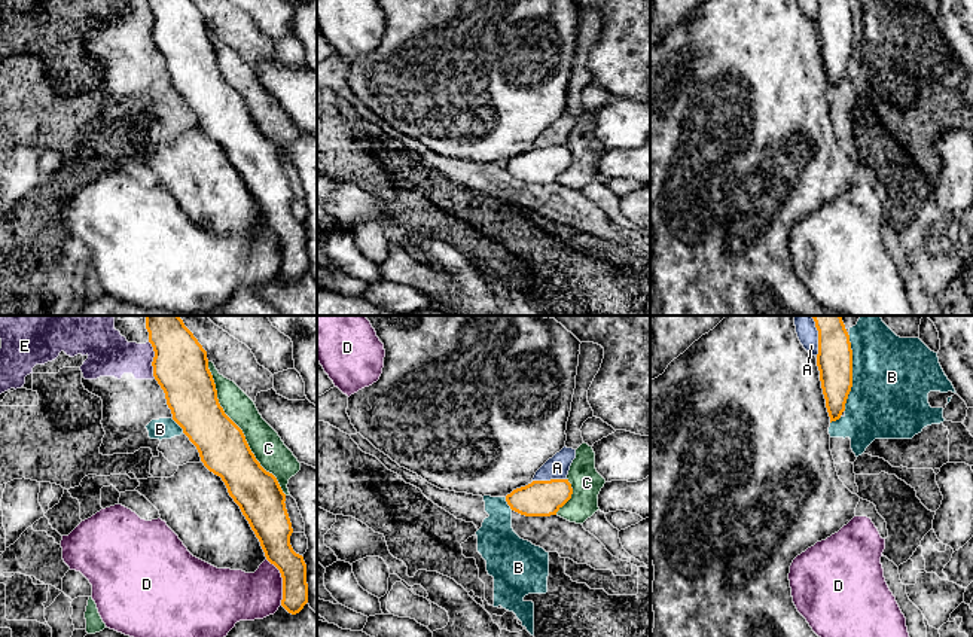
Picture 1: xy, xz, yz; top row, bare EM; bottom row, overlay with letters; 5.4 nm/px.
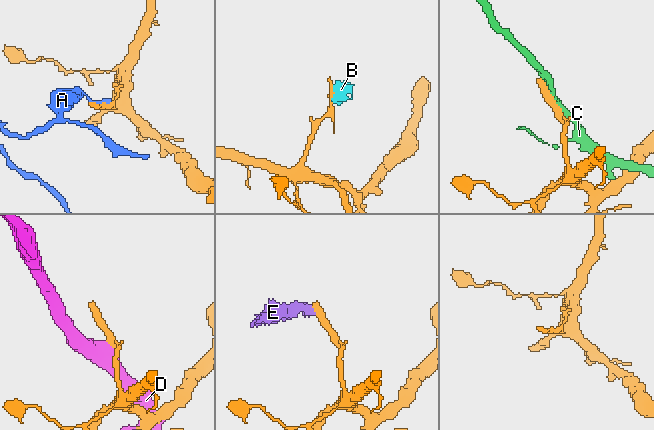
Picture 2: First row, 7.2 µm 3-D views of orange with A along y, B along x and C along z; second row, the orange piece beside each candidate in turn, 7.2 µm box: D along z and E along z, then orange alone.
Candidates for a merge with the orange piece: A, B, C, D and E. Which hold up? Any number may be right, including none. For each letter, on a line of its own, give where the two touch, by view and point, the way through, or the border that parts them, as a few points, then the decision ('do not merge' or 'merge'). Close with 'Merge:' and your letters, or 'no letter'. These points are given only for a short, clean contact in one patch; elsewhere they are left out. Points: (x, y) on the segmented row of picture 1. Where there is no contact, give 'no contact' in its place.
A: xz (551, 479) | do not merge
B: yz (851, 372) | do not merge
C: xy (240, 429) | do not merge
D: xy (283, 582) | do not merge
E: xy (153, 359) | along xy (148, 340), (153, 351), (152, 374), (155, 377) | do not merge
Merge: no letter

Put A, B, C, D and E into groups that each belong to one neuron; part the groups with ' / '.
A / B E / C / D

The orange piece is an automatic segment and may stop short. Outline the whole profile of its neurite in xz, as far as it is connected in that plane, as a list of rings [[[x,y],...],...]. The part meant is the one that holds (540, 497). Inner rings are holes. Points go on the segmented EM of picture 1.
[[[568,479],[533,481],[506,496],[512,510],[525,516],[550,516],[571,499]]]

